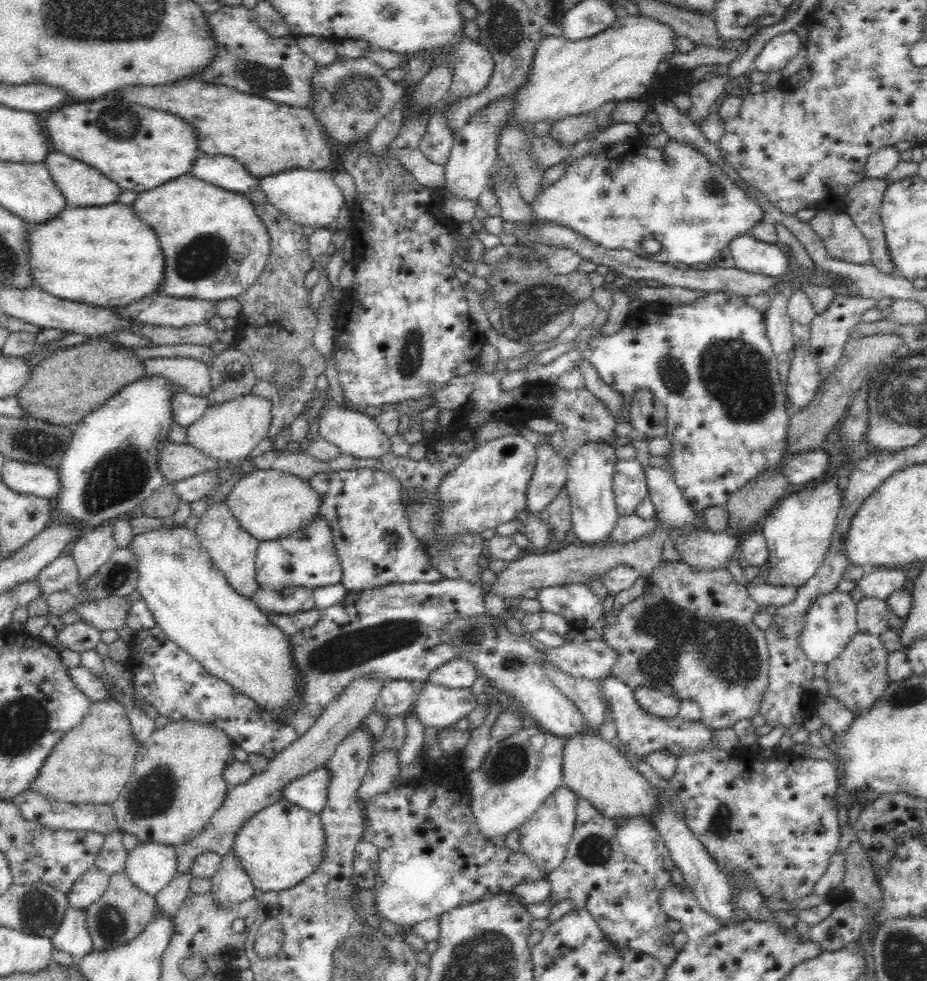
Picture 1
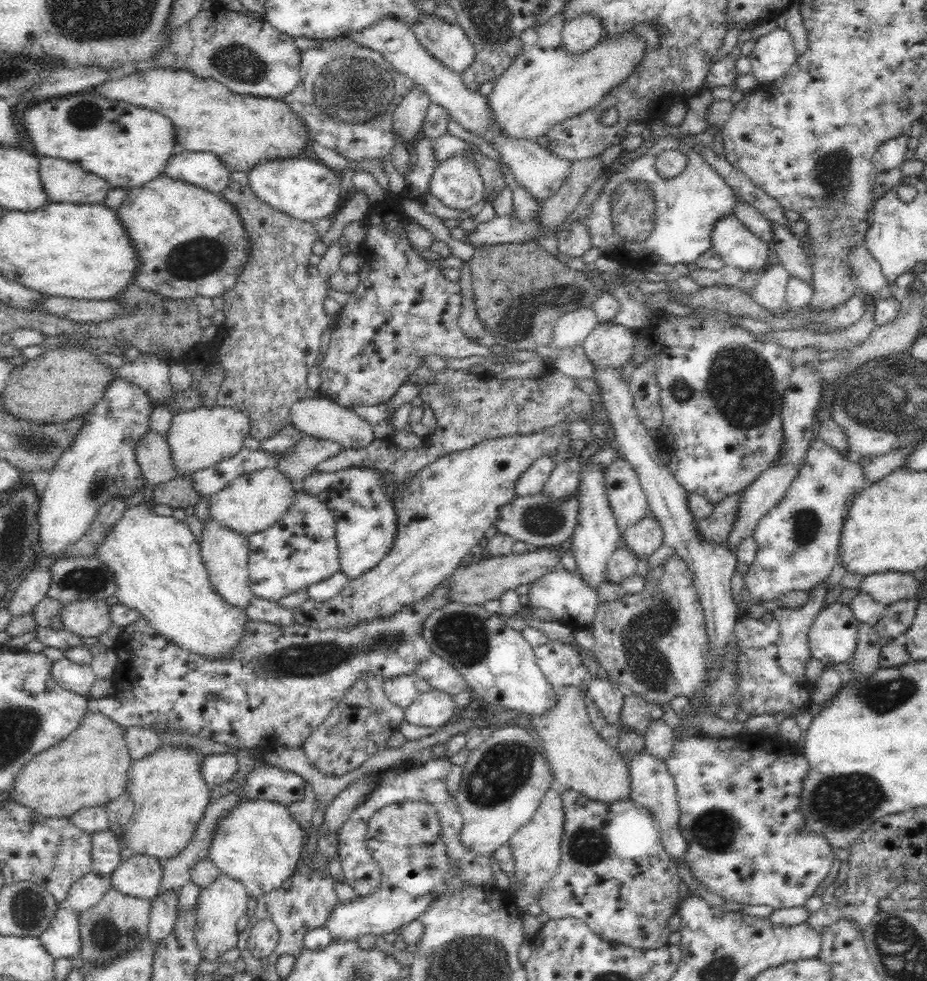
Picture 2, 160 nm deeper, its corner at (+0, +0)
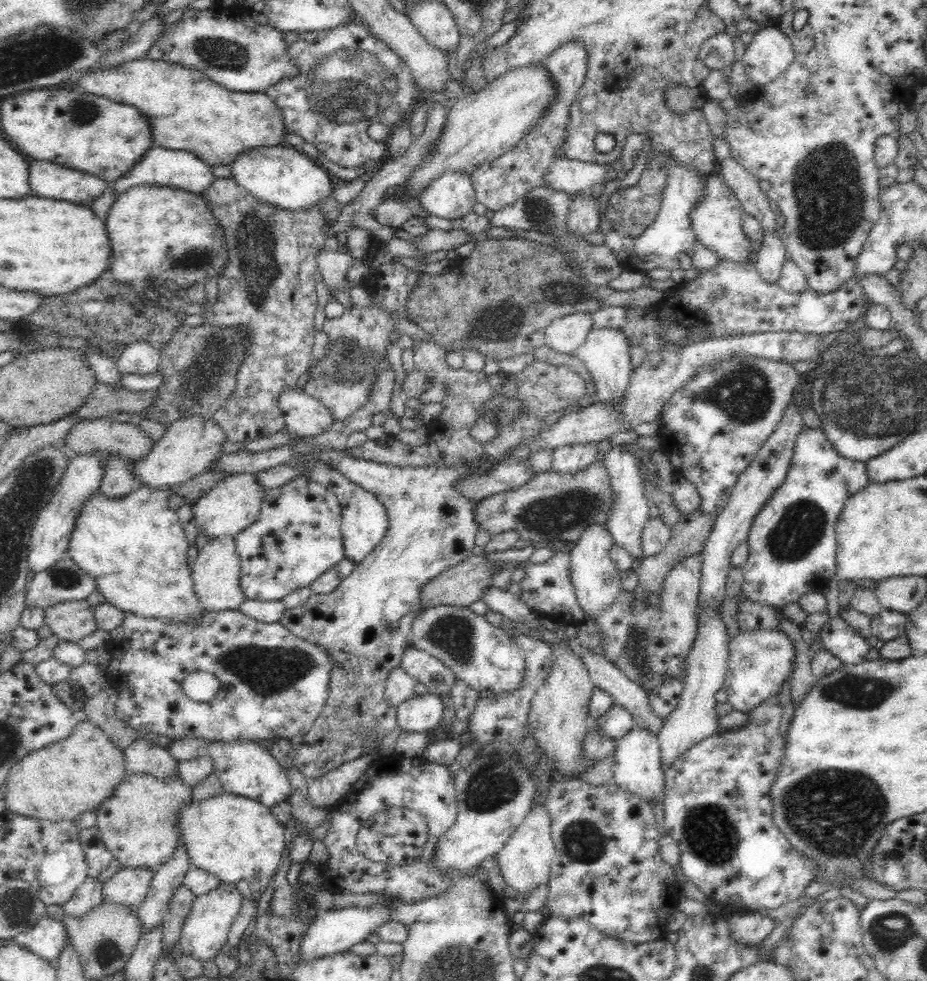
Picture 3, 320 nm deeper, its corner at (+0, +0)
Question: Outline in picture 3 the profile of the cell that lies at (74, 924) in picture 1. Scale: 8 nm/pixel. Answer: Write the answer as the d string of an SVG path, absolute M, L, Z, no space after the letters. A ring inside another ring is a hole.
M48 918L38 920L36 925L12 938L20 947L47 961L57 958L62 946L69 940L64 924L51 922Z

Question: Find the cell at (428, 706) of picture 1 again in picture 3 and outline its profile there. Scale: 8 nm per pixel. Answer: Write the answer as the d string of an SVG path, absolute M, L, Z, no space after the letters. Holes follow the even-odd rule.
M430 692L414 694L396 707L396 728L410 733L426 733L442 720L443 710L440 695Z

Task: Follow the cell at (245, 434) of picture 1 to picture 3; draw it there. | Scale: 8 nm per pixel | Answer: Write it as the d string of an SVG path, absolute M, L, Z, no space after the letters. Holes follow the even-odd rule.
M184 417L170 424L145 458L132 462L131 472L141 484L156 490L166 490L206 471L206 467L222 455L222 446L226 442L224 431L212 419Z

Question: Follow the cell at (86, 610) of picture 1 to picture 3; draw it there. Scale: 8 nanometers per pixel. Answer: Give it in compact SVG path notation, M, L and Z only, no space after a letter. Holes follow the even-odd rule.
M85 599L71 600L44 608L44 625L60 641L77 643L97 628L92 606Z

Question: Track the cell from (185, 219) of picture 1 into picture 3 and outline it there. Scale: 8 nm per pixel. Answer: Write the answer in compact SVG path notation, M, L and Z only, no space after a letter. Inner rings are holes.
M154 185L132 187L117 194L103 220L110 243L110 264L106 273L110 273L112 279L118 282L136 285L147 283L150 278L158 282L173 280L183 292L194 282L204 283L205 278L216 276L224 266L224 260L228 260L222 229L216 223L216 218L212 217L210 207L200 193Z

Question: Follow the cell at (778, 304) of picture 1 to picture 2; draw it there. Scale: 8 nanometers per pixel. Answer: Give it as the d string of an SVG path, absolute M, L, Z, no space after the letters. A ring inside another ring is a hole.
M781 262L764 265L758 284L749 292L751 297L773 316L782 316L786 308L786 282L790 273Z

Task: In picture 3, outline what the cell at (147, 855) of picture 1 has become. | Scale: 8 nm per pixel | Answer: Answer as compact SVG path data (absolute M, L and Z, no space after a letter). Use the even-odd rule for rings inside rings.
M120 869L102 884L104 901L137 910L150 888L150 869Z

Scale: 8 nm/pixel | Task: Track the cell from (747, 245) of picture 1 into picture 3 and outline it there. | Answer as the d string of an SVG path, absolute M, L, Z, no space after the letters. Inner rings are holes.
M718 174L707 176L704 196L690 210L690 227L696 240L710 247L719 258L726 260L751 260L754 257L756 243L752 242L742 231L742 207L736 195L725 185Z

